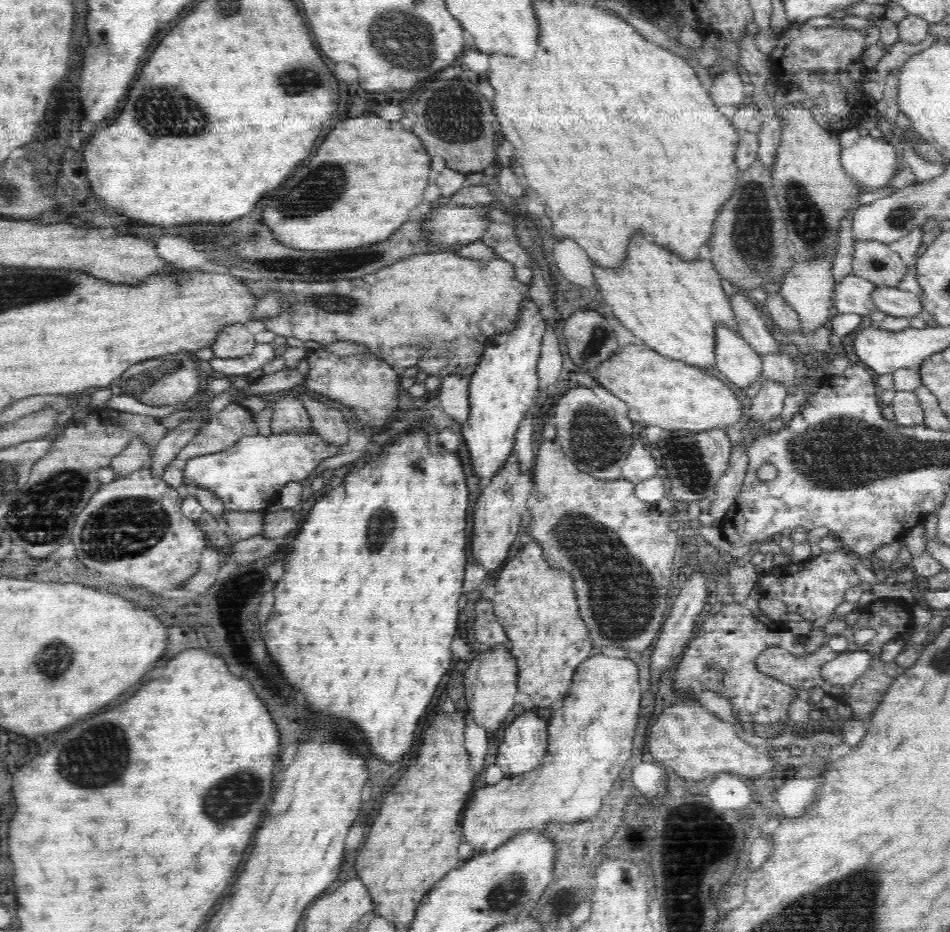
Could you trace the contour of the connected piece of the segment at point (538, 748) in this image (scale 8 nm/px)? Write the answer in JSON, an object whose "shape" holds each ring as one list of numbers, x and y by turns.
{"shape":[[530,712,516,718,506,728,497,751,496,763,504,776,536,770,547,752,547,739,546,722,540,716]]}

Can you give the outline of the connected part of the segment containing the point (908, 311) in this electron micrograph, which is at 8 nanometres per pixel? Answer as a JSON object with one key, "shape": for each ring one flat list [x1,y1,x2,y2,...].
{"shape":[[876,287,871,294,873,308,890,316,914,317,922,309,920,297,898,287]]}

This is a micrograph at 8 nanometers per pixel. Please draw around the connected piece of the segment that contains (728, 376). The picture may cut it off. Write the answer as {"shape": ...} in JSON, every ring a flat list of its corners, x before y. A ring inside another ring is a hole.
{"shape":[[726,325,715,330,715,373,740,388,750,386,762,378,762,356,755,352,740,333]]}

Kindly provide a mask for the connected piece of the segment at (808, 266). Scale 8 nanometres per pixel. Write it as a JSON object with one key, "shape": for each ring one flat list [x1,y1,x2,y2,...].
{"shape":[[823,258,823,261,802,261,801,263,796,260,796,264,785,274,781,282,780,295,799,314,800,320,803,322,803,329,798,329,797,332,802,334,802,336,810,339,816,328,820,328,822,324,829,325,829,321,834,314,832,309,830,309,830,300,834,285,832,259,830,258]]}

